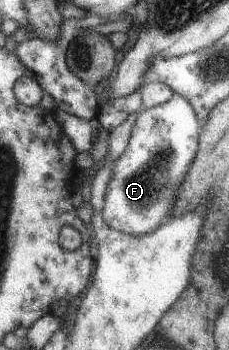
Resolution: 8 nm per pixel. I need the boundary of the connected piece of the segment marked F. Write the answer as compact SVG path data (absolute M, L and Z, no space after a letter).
M176 93L168 102L138 114L124 154L111 166L112 176L104 195L102 218L112 230L144 236L164 223L164 218L170 214L174 194L178 194L174 188L186 178L190 162L198 154L200 133L196 111L186 98Z

